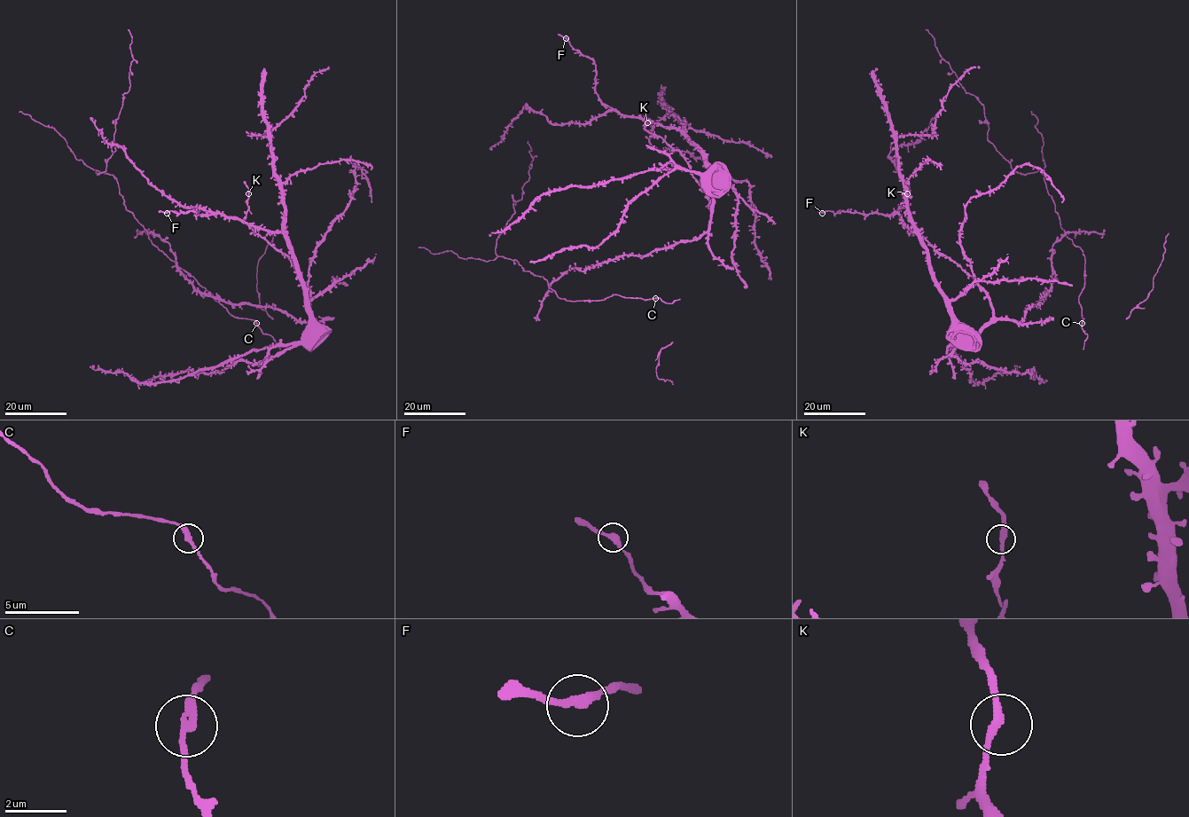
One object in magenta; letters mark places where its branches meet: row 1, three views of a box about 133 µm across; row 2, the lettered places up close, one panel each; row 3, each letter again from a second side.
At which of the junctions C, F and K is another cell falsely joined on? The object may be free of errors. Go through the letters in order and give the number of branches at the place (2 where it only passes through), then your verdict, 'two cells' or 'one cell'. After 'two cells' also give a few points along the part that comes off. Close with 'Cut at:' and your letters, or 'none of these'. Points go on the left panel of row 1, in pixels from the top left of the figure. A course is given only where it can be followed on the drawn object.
C: 2 | one cell
F: 2 | one cell
K: 2 | one cell
Cut at: none of these

